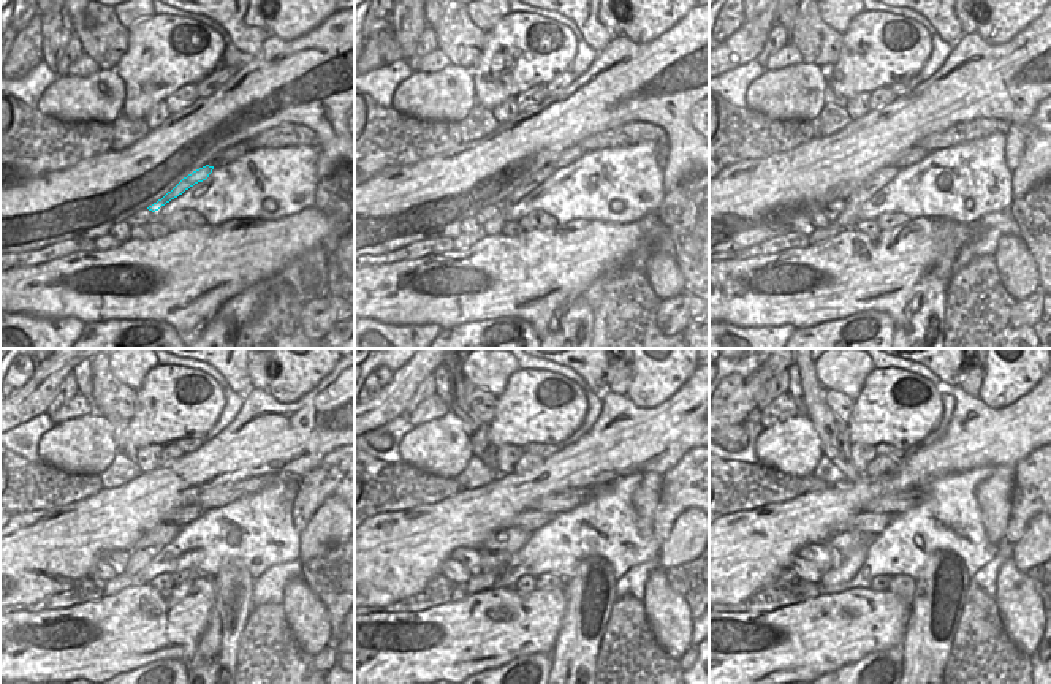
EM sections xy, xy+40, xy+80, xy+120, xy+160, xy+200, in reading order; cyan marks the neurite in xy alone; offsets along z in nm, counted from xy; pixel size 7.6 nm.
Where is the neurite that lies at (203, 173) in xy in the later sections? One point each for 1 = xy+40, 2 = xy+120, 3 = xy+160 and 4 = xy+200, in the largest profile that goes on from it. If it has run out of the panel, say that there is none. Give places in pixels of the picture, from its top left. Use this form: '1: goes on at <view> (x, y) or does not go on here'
1: goes on at xy+40 (538, 178)
2: goes on at xy+120 (151, 543)
3: goes on at xy+160 (497, 550)
4: goes on at xy+200 (839, 547)

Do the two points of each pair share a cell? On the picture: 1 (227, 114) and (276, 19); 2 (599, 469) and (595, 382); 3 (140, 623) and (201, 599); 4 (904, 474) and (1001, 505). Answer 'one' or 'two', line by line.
1: two
2: two
3: one
4: two

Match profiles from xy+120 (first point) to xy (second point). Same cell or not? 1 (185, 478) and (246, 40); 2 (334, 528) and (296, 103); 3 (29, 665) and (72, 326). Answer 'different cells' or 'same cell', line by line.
1: different cells
2: same cell
3: different cells

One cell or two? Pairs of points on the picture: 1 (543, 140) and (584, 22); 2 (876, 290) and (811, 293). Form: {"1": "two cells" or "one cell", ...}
{"1": "two cells", "2": "one cell"}

